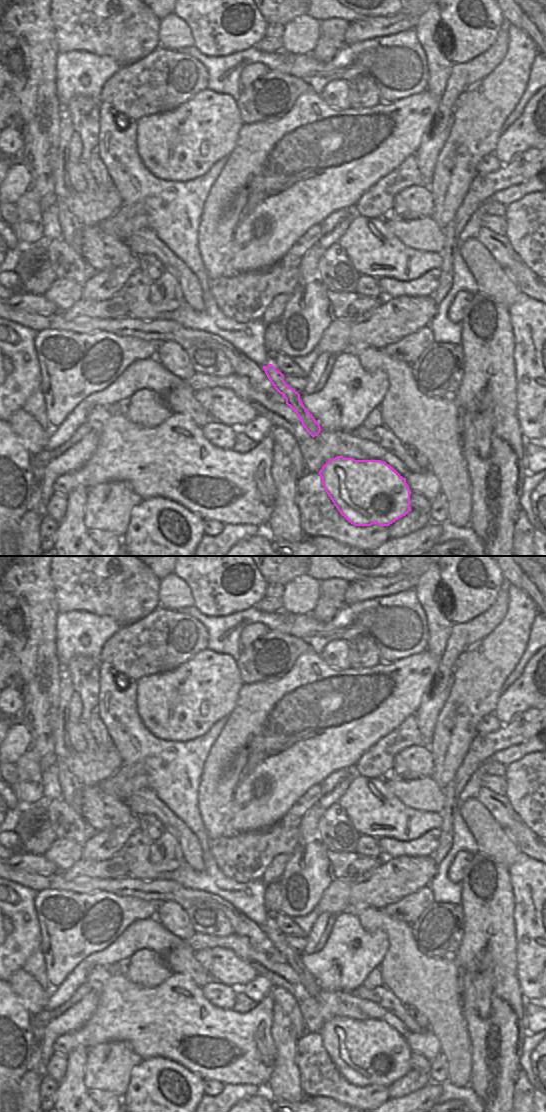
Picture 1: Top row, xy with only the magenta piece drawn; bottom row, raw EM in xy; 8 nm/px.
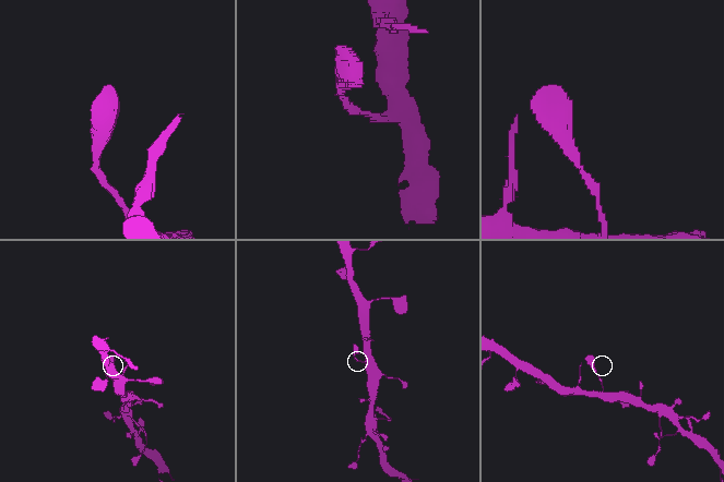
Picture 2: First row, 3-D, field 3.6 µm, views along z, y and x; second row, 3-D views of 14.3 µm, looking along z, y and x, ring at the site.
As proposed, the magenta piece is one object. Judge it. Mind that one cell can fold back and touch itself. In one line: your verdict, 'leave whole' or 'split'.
leave whole

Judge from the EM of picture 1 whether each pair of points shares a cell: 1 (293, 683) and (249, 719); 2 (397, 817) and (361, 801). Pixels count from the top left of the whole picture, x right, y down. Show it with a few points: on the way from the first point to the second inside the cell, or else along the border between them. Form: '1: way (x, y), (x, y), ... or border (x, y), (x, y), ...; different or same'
1: way (282, 693), (260, 714); same
2: way (388, 816), (377, 813), (370, 806); same

